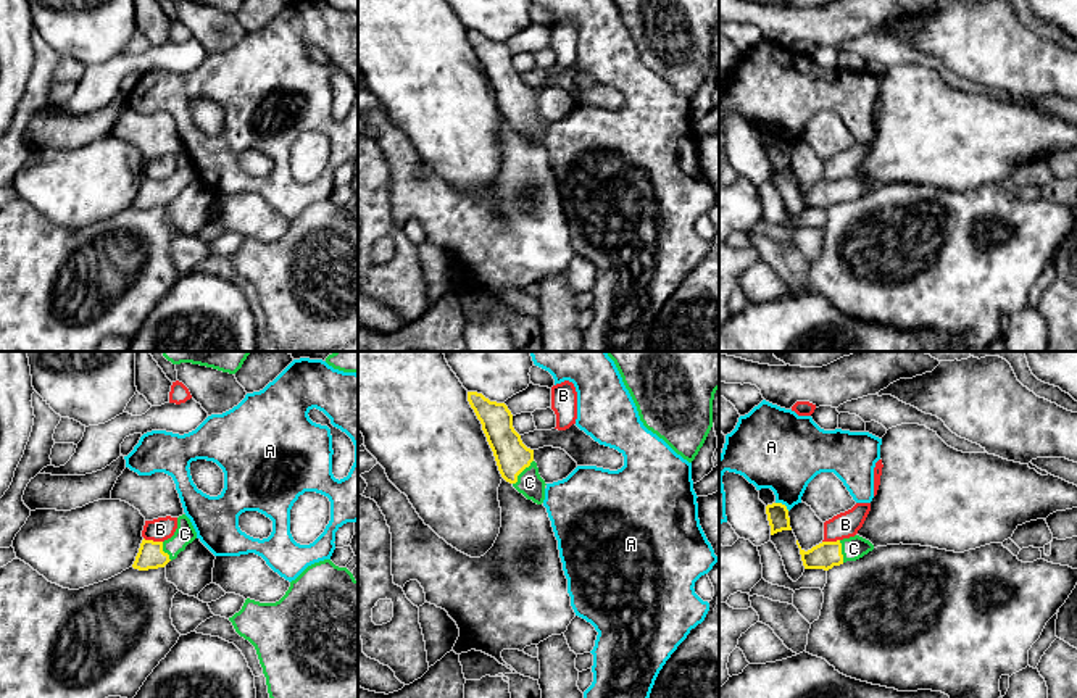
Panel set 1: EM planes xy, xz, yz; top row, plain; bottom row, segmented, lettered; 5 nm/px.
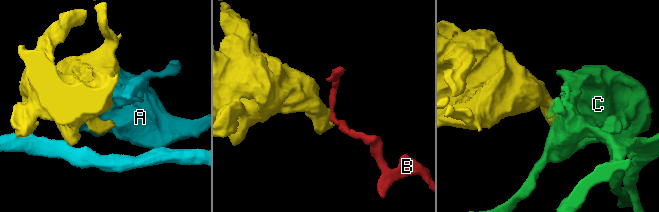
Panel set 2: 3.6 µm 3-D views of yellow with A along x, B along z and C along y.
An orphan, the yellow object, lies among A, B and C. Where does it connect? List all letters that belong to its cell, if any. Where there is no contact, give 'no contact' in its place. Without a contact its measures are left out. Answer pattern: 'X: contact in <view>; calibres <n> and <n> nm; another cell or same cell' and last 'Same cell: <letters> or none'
A: contact in yz; calibres 110 and 380 nm; another cell
B: contact in xy; calibres 130 and 120 nm; another cell
C: contact in xz; calibres 170 and 130 nm; same cell
Same cell: C

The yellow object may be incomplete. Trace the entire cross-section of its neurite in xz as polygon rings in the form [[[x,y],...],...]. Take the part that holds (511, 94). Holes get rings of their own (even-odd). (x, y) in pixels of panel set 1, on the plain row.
[[[468,31],[468,40],[482,63],[501,116],[537,143],[545,139],[545,119],[527,87],[513,66],[513,53],[505,42],[490,40],[482,32]]]

